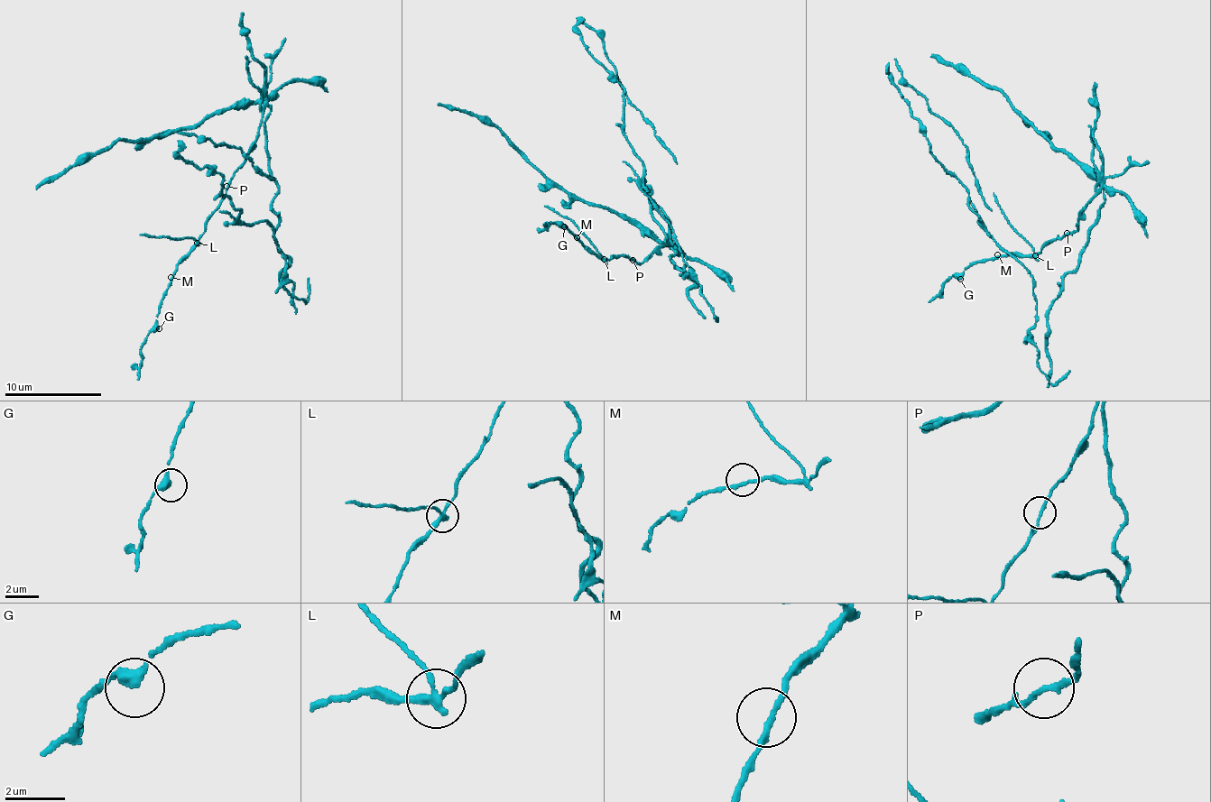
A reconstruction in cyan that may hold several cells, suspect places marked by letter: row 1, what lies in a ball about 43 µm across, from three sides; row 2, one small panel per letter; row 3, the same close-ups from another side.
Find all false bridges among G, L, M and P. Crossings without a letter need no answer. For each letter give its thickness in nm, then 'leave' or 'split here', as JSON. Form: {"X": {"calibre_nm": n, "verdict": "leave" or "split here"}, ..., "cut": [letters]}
{"G": {"calibre_nm": 340, "verdict": "leave"}, "L": {"calibre_nm": 240, "verdict": "split here"}, "M": {"calibre_nm": 170, "verdict": "leave"}, "P": {"calibre_nm": 170, "verdict": "split here"}, "cut": ["L", "P"]}

